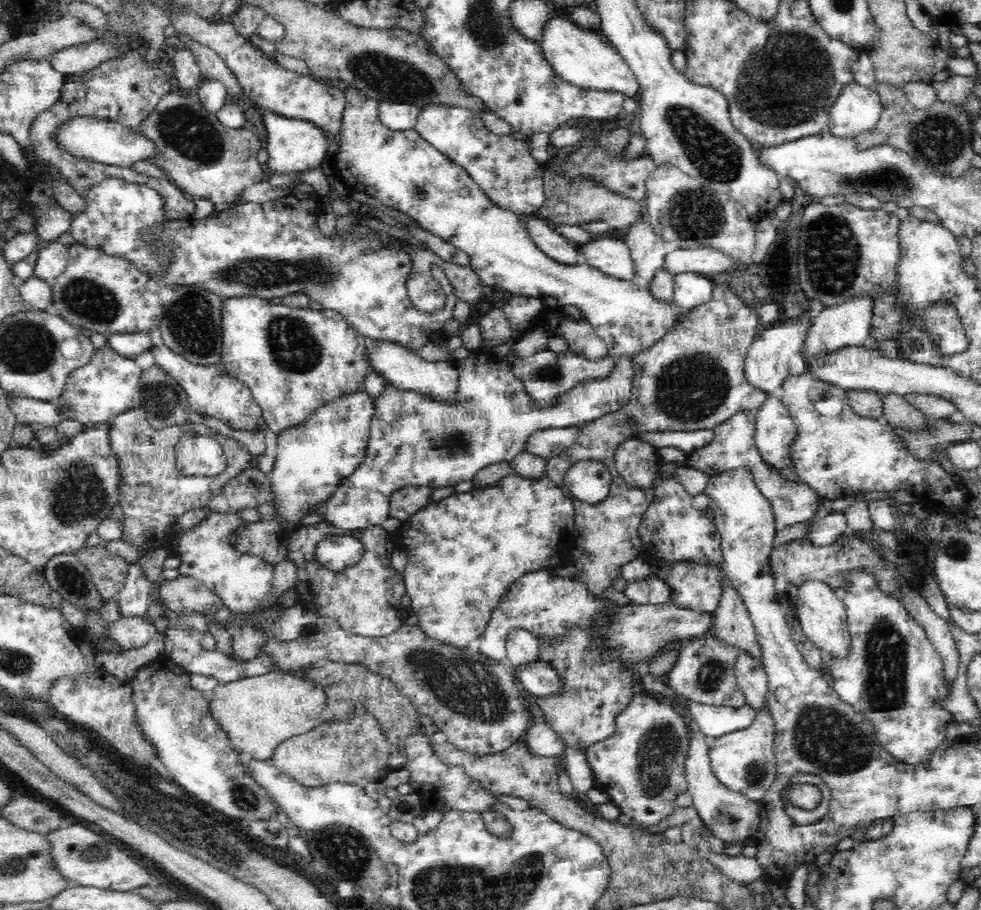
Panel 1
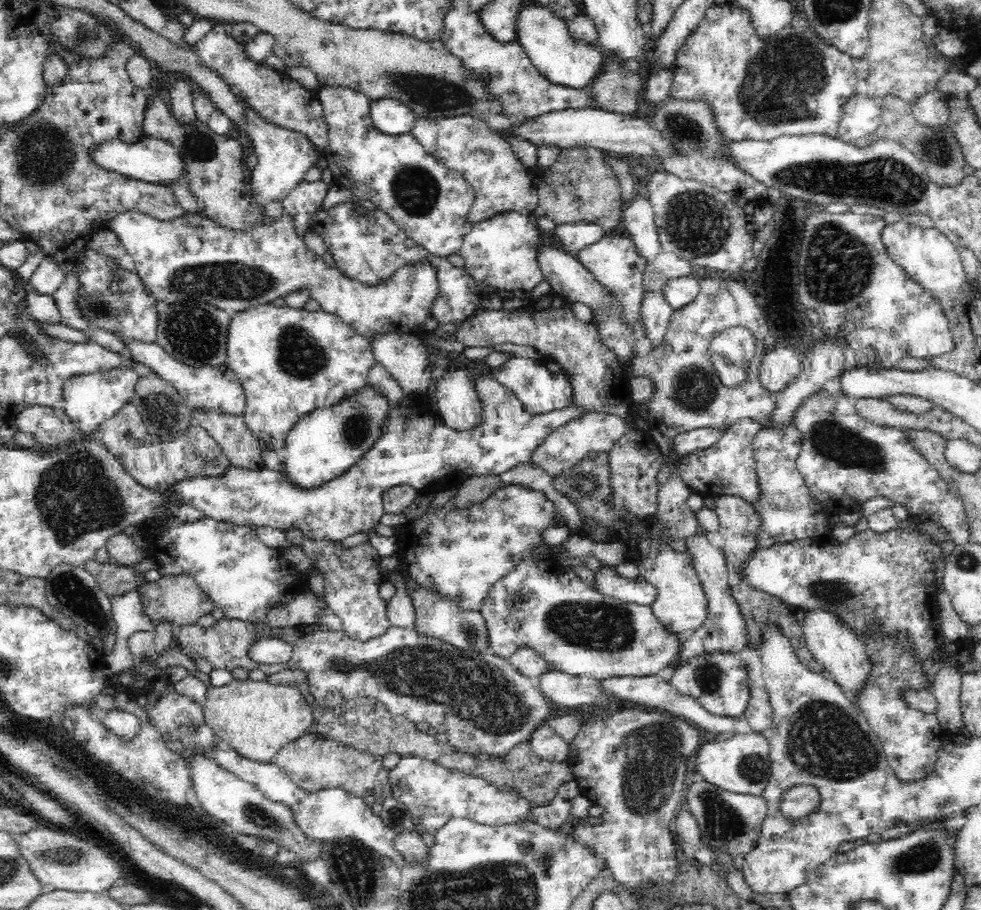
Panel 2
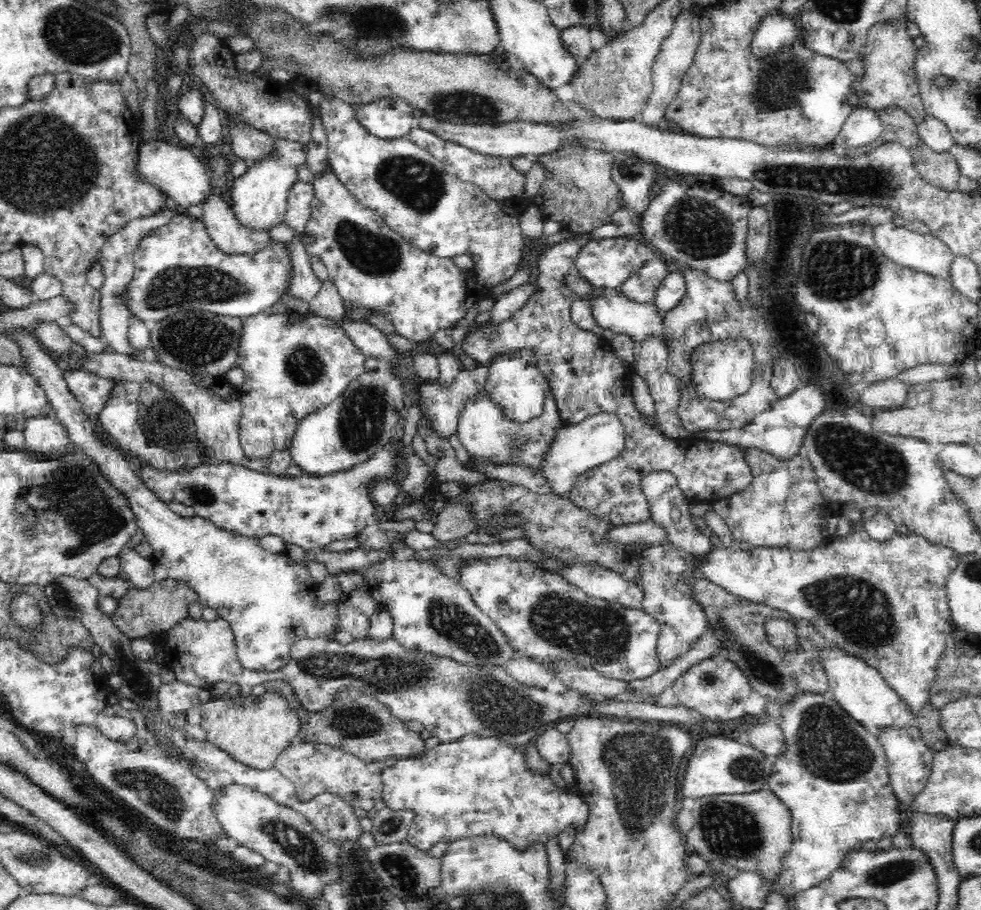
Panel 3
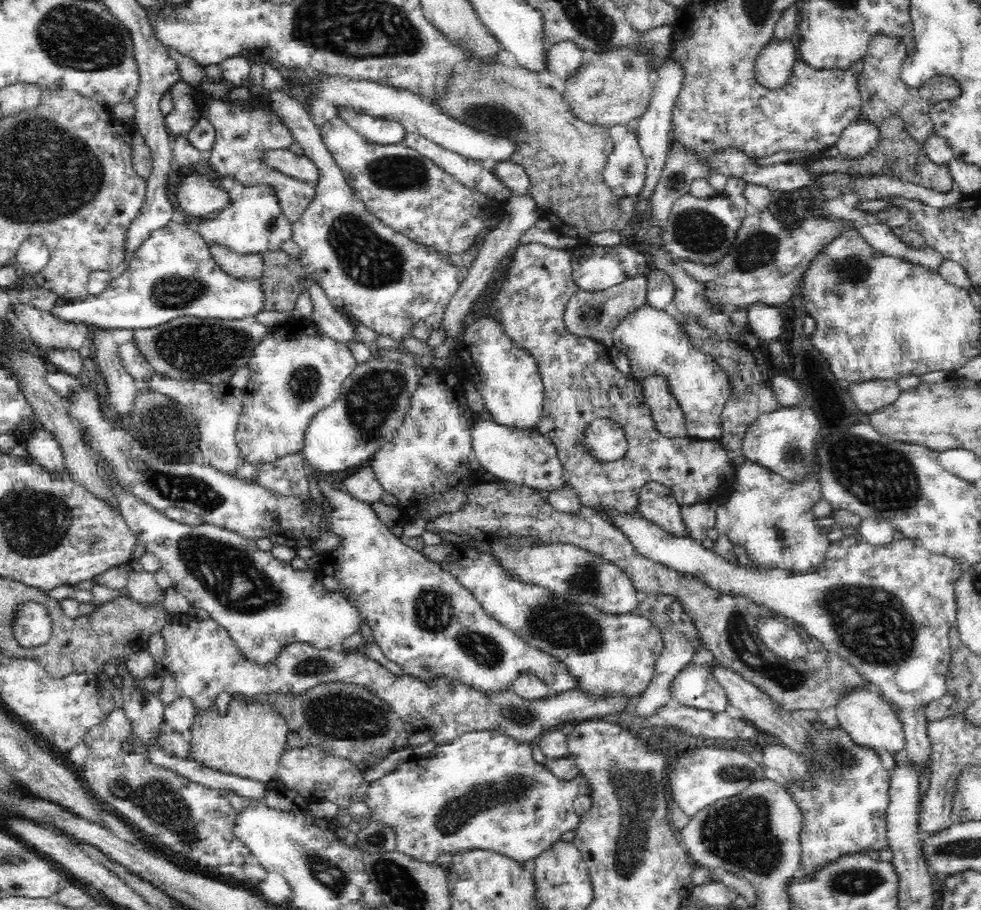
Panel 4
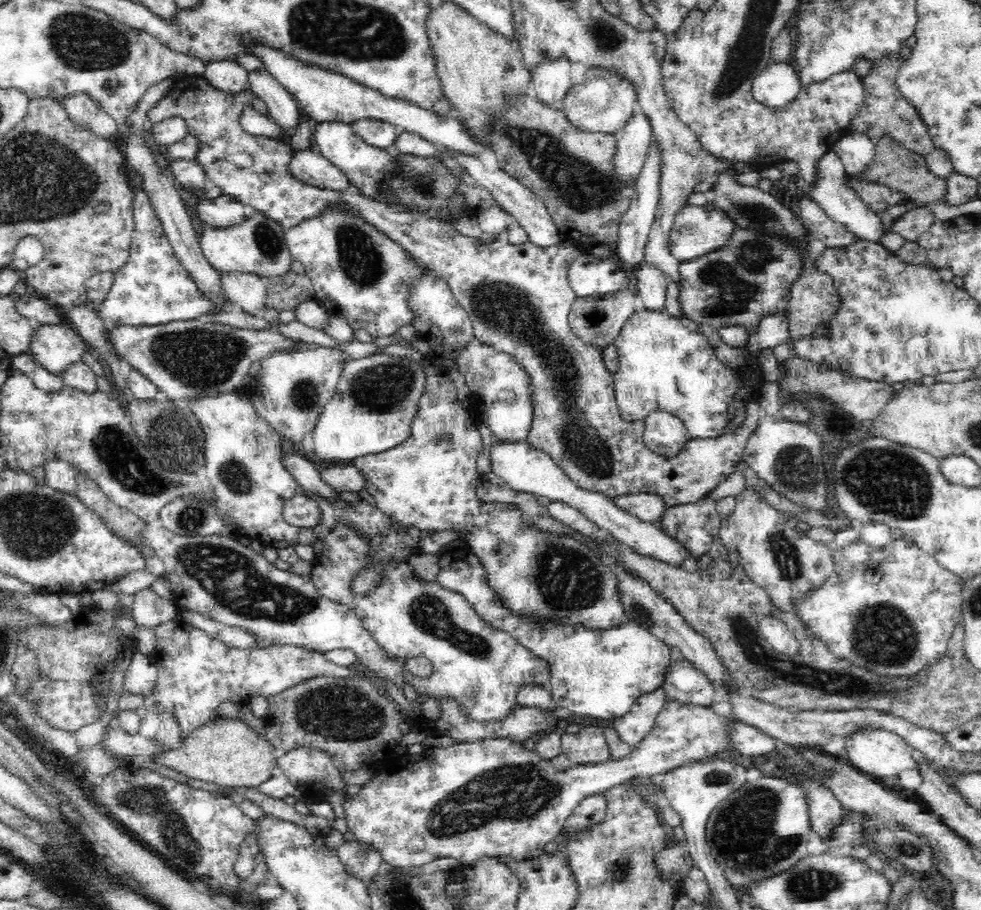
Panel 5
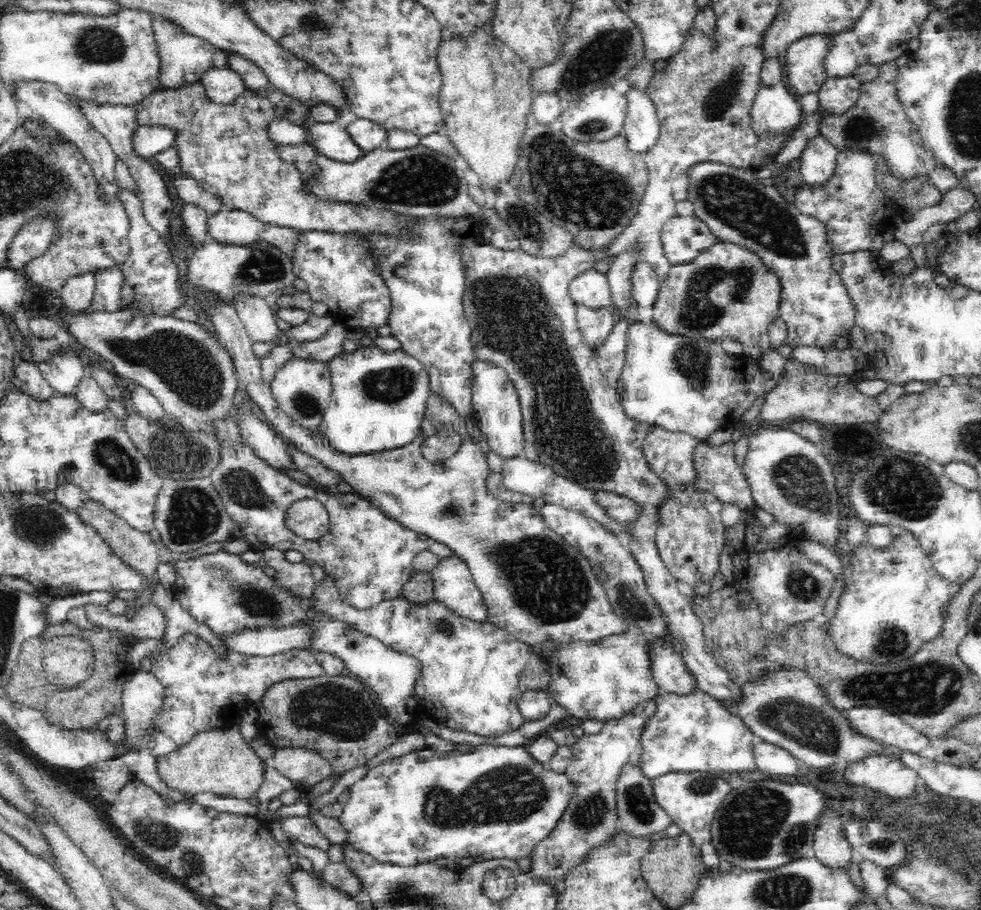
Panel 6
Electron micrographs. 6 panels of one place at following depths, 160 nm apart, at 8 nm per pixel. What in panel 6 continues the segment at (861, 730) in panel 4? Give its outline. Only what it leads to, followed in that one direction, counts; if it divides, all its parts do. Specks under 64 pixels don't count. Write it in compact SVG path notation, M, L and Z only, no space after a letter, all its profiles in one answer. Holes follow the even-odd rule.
M894 746L887 747L881 753L868 753L841 772L846 772L844 778L850 784L890 798L912 796L918 780L918 774L900 761L898 748Z

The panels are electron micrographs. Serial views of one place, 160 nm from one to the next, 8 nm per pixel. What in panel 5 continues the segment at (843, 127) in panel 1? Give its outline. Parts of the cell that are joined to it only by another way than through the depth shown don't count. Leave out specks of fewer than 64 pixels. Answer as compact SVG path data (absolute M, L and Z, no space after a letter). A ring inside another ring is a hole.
M850 131L840 137L833 145L834 151L842 161L849 180L861 180L860 172L872 162L876 142L867 133Z

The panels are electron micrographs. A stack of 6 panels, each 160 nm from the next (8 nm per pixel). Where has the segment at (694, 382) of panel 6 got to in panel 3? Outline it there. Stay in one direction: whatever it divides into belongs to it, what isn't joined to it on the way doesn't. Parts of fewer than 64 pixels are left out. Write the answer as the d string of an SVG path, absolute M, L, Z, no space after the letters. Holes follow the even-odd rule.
M575 271L566 277L565 284L574 290L577 298L582 298L592 303L592 318L596 319L597 326L611 330L615 335L627 334L635 342L636 346L639 346L640 342L649 333L659 335L663 337L663 342L667 342L664 316L662 316L661 311L654 308L650 303L639 303L628 300L628 298L620 296L620 293L612 288L594 288ZM736 336L733 339L712 341L703 344L693 355L694 379L698 383L698 393L709 400L730 400L743 395L752 384L752 372L755 364L755 354L751 341L746 336Z

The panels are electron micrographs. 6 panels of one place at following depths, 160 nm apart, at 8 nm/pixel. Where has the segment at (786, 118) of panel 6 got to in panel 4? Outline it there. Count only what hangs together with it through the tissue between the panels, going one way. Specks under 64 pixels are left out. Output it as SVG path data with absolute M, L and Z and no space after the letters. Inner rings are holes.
M772 37L754 58L759 83L770 89L784 85L791 65L799 58L797 47L795 39Z

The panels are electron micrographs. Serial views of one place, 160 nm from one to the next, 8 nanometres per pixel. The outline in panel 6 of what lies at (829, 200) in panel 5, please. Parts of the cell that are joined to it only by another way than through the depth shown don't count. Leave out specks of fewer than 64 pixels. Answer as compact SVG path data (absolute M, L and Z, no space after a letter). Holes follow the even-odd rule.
M822 135L811 138L799 159L803 183L816 190L824 190L836 168L838 150Z

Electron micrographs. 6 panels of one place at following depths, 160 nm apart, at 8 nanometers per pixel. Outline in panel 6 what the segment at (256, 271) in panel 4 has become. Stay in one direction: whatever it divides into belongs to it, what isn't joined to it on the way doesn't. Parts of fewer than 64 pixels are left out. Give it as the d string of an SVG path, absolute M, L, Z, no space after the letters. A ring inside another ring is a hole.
M234 294L234 306L240 320L244 323L248 336L253 342L272 342L282 336L287 342L284 331L276 324L275 312L269 307L270 300L252 297L252 294Z

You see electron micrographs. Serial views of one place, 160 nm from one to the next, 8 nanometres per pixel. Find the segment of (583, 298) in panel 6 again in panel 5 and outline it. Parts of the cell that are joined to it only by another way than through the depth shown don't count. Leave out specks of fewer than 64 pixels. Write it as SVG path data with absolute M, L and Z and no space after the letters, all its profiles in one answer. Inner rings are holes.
M584 250L568 267L568 281L576 297L604 299L633 284L633 274L624 272L613 258L590 257Z

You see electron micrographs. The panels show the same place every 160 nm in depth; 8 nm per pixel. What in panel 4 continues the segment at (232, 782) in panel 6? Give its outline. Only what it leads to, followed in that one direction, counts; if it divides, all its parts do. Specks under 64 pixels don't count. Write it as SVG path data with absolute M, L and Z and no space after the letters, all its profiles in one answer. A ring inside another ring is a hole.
M232 700L229 703L228 711L222 715L218 707L200 710L196 715L192 729L191 751L187 756L188 760L194 760L198 765L204 765L212 770L232 774L241 778L268 783L276 781L280 757L288 744L288 722L283 714L276 712L275 706L270 704L246 704L240 700Z

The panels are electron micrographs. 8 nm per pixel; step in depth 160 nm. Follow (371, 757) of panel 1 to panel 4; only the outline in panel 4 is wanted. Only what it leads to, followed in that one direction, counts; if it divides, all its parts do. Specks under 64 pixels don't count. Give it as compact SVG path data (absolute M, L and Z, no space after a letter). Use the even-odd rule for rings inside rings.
M320 747L286 748L280 757L277 777L294 793L299 792L305 798L315 800L330 799L341 806L367 799L367 788L372 780L364 776L364 771L350 762L348 758L336 758L324 752Z

